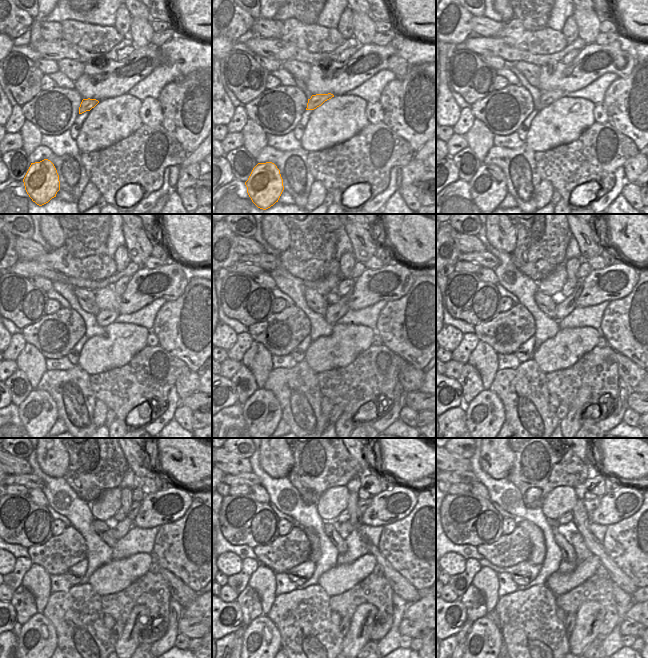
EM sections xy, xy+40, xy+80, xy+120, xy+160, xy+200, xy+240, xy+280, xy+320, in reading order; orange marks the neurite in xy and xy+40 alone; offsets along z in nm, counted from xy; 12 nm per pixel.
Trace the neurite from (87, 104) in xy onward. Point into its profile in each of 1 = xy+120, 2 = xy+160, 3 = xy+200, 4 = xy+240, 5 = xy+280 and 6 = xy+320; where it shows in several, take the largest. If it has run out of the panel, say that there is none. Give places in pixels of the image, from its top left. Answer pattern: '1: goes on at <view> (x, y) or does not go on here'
1: goes on at xy+120 (104, 318)
2: goes on at xy+160 (334, 312)
3: goes on at xy+200 (566, 307)
4: goes on at xy+240 (122, 528)
5: goes on at xy+280 (344, 529)
6: goes on at xy+320 (569, 529)

